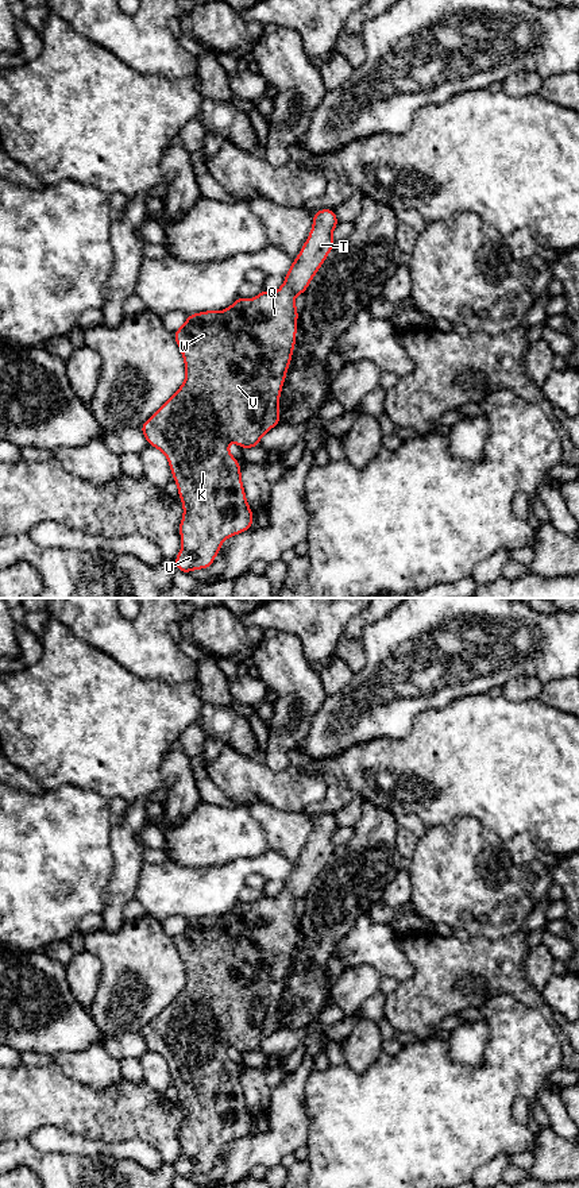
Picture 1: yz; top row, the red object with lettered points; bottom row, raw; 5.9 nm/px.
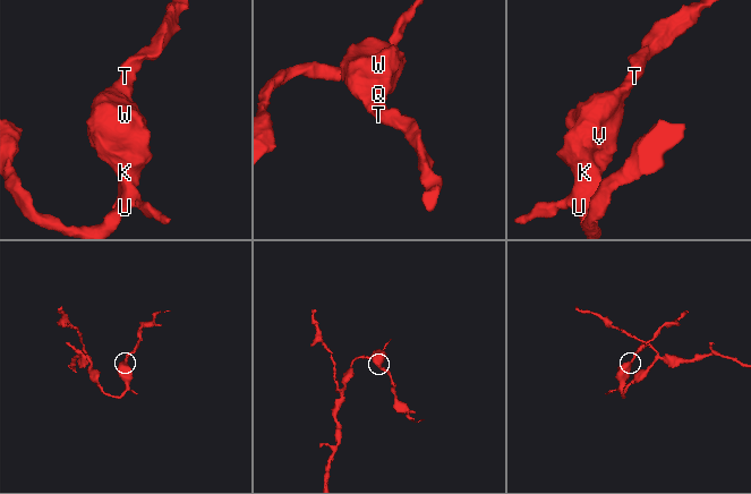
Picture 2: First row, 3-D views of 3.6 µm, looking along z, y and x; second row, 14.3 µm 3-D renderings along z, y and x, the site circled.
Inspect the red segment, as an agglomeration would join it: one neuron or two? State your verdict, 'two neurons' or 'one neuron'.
one neuron

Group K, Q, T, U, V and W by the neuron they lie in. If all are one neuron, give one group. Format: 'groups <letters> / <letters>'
groups K Q T U V W

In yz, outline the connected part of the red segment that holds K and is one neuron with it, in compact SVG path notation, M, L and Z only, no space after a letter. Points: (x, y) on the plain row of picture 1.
M320 814L313 819L313 832L298 861L292 867L285 887L275 898L265 894L254 903L238 902L224 915L205 915L189 919L185 929L173 937L184 961L186 983L181 992L140 1031L148 1050L161 1054L169 1065L173 1083L178 1091L184 1122L180 1127L182 1152L174 1169L189 1179L192 1174L208 1174L225 1143L243 1138L254 1129L252 1115L246 1106L242 1072L229 1058L228 1048L235 1046L242 1054L259 1050L262 1041L281 1027L279 1000L296 950L298 915L294 900L304 899L317 875L331 857L335 845L332 836L340 826L335 814Z

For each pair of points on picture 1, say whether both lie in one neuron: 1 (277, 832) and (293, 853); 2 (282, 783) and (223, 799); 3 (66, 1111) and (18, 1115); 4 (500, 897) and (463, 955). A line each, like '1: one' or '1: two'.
1: one
2: two
3: one
4: two

